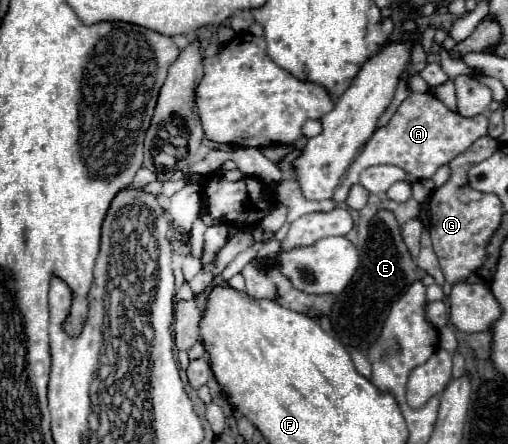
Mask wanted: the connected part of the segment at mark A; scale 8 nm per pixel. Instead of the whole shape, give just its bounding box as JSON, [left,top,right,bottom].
[331,93,487,203]

